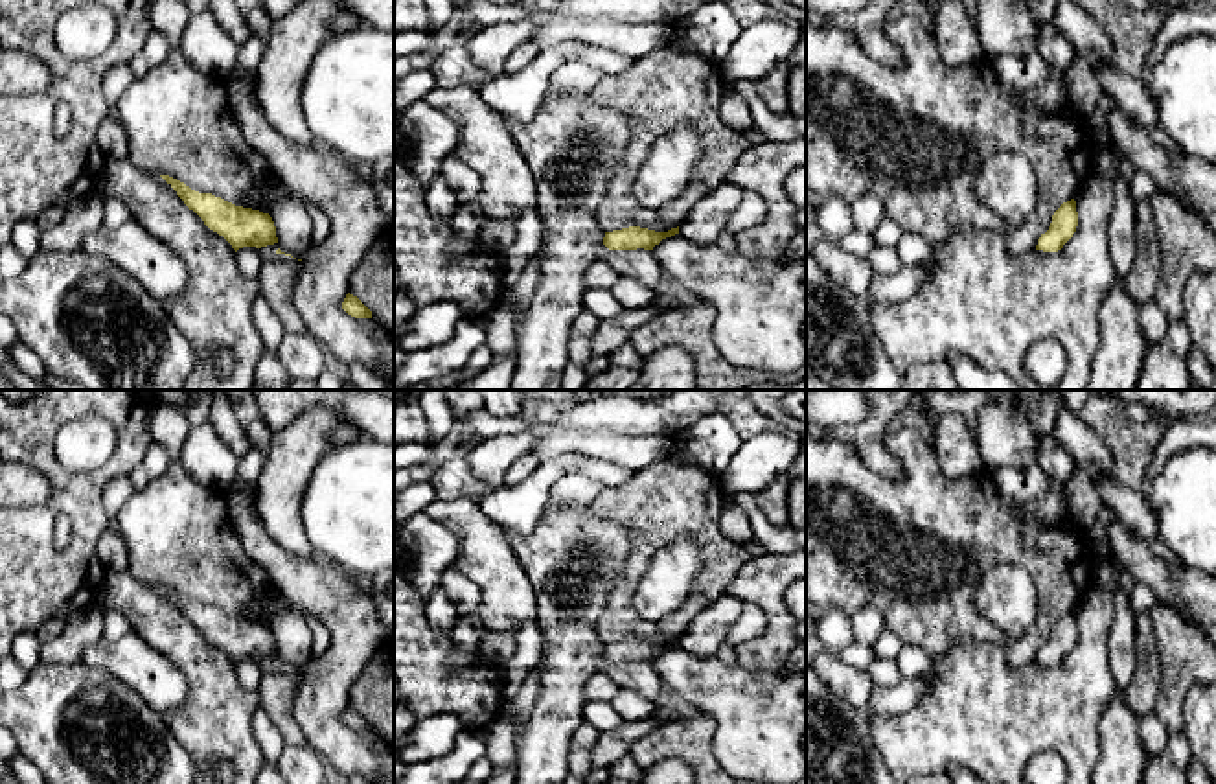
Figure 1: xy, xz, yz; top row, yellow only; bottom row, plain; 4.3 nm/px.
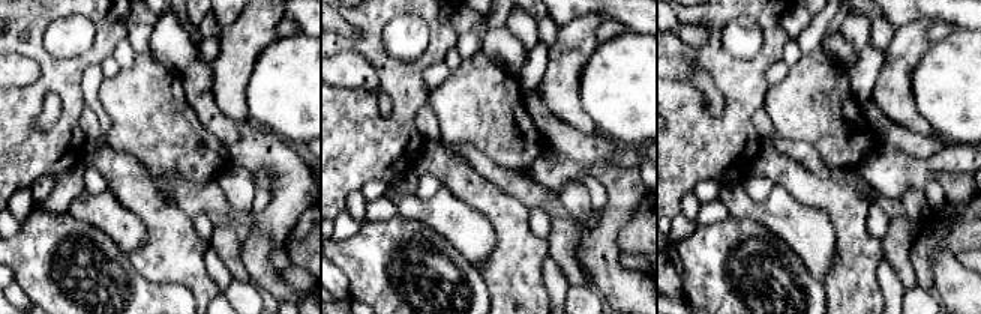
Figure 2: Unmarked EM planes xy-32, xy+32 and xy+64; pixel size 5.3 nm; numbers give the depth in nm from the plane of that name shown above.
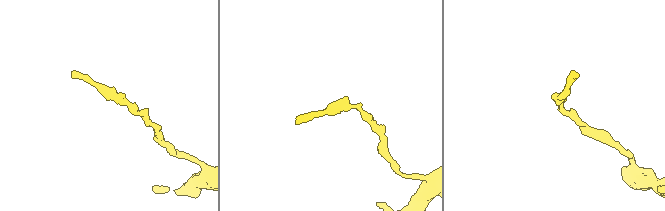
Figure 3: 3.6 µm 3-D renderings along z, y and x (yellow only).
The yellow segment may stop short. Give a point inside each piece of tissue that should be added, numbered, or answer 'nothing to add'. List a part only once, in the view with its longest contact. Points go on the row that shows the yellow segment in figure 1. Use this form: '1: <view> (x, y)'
nothing to add

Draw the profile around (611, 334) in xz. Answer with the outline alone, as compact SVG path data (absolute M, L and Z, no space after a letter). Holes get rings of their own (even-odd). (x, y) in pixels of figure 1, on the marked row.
M657 296L657 300L648 307L624 309L618 317L600 320L592 339L591 352L592 355L609 357L616 348L629 342L631 333L659 317L673 309L681 300L677 296Z

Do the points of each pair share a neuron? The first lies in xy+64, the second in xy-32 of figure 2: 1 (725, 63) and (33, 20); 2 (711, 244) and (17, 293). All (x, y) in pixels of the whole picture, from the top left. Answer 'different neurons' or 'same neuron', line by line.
1: same neuron
2: different neurons

